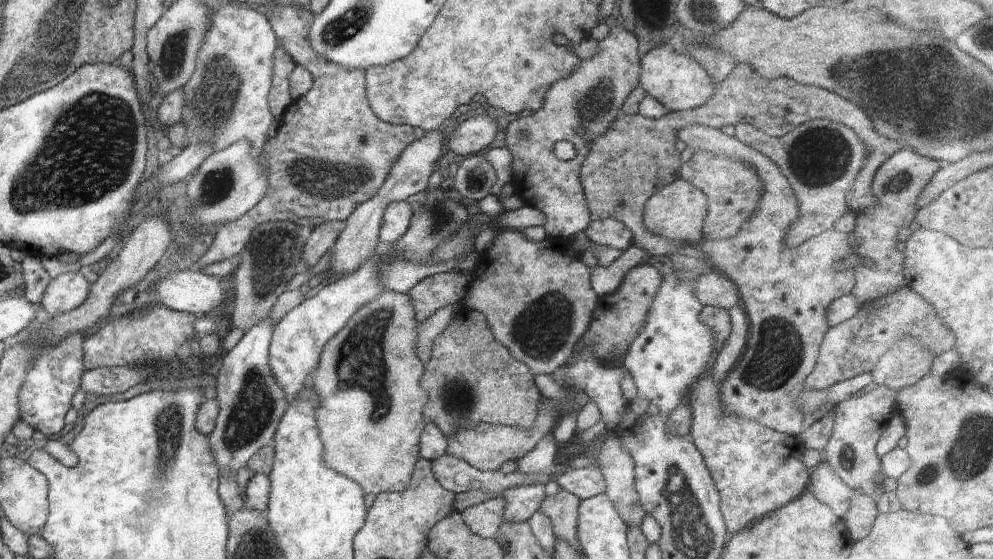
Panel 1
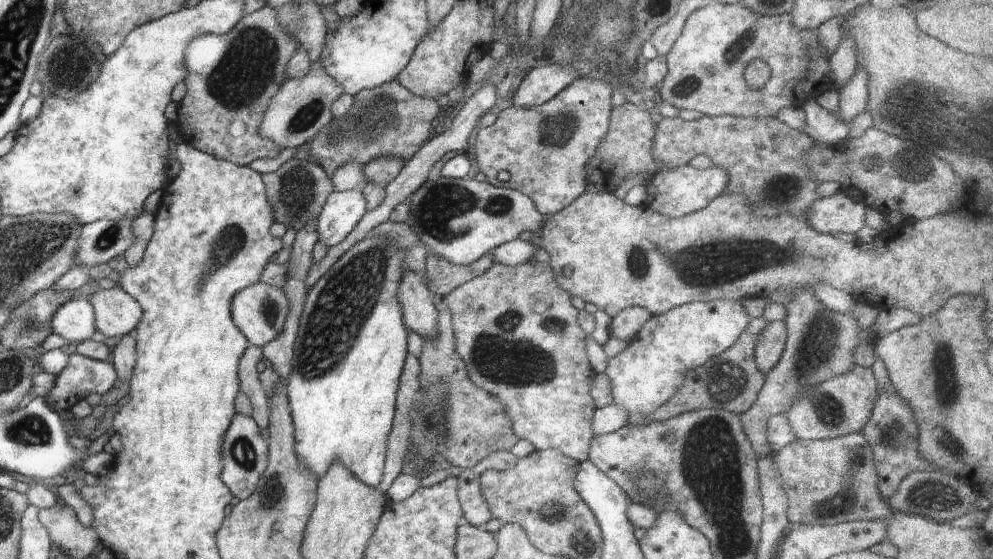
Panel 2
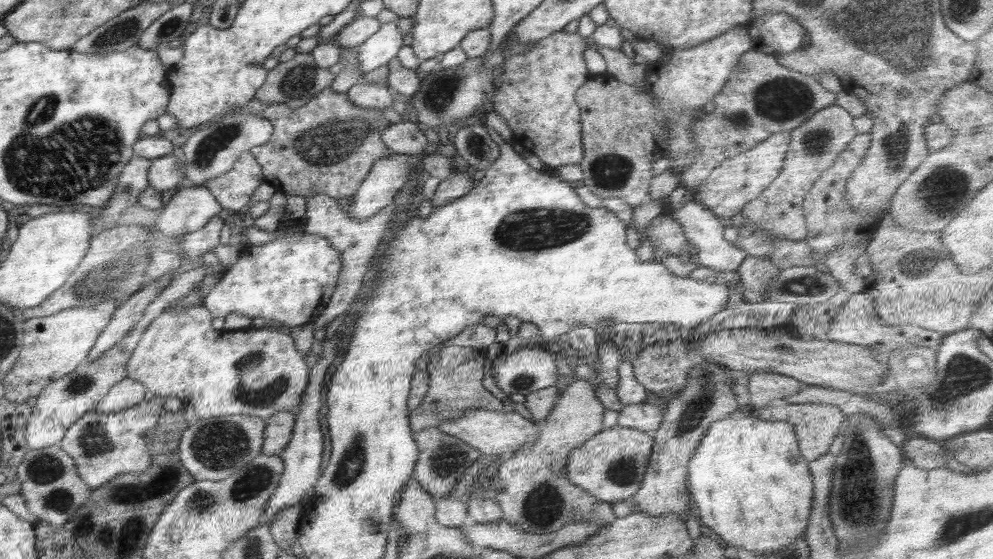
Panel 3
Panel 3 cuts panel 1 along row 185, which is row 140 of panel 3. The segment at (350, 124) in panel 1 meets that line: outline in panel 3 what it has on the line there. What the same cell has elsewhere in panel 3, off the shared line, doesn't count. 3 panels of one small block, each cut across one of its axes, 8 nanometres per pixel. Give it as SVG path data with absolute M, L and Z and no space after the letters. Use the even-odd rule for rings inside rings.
M328 84L328 88L323 88L301 108L293 110L286 104L271 104L260 112L261 118L272 122L273 134L267 144L255 147L249 152L262 167L262 174L266 180L280 192L287 192L290 196L326 194L332 199L346 198L356 192L374 166L374 162L394 154L381 140L384 128L392 124L385 120L383 115L383 110L367 110L355 106L349 100L347 92L335 92Z

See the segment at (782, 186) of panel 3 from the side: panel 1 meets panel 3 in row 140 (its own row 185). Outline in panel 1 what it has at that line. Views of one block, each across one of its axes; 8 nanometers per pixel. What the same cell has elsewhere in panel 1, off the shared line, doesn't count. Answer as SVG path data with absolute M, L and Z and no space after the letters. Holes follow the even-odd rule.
M811 119L788 135L772 137L748 122L734 124L735 138L776 164L788 180L798 202L798 220L786 232L784 246L797 248L803 241L831 230L837 220L850 213L850 188L868 158L868 144L848 126L832 120Z

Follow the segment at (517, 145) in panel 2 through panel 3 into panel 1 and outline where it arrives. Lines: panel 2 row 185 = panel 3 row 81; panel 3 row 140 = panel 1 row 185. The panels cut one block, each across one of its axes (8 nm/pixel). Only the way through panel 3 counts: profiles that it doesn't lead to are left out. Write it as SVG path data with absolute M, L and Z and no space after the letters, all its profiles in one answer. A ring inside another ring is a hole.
M614 26L602 41L598 41L598 46L600 46L600 52L594 58L583 60L572 72L572 76L560 78L548 88L542 108L538 108L531 116L513 120L504 130L506 136L504 148L512 155L511 182L515 187L514 195L522 201L521 204L538 208L542 212L545 218L543 225L545 234L552 239L571 240L575 234L586 231L590 224L592 219L589 203L580 182L580 166L588 156L594 138L602 136L610 128L610 124L621 115L622 106L628 96L639 86L641 51L638 38L634 38L624 28ZM578 128L584 128L584 134L578 134ZM560 141L567 141L574 145L576 155L573 159L563 161L554 154L554 146Z

